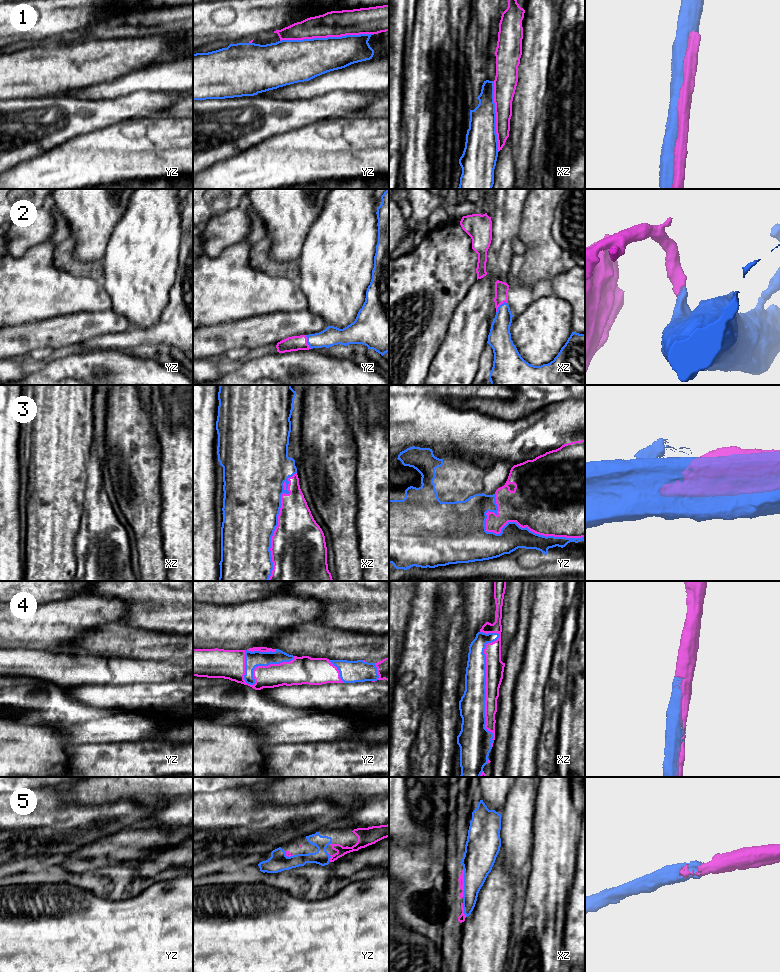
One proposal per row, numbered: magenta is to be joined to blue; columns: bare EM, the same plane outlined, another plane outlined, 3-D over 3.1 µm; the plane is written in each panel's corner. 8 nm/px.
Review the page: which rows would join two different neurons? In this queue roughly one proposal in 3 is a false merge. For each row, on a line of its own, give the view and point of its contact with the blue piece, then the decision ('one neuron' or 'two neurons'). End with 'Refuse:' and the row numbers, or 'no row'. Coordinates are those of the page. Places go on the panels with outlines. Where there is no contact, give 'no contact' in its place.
1: yz (327, 37) | two neurons
2: xz (500, 305) | one neuron
3: yz (526, 527) | two neurons
4: xz (485, 676) | one neuron
5: xz (464, 883) | one neuron
Refuse: 1, 3

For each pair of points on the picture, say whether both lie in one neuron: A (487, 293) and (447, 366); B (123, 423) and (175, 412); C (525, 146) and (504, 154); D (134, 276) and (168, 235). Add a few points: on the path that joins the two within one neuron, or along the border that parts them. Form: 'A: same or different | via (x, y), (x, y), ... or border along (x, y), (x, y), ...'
A: same | via (476, 311), (461, 348)
B: different | border along (152, 413), (152, 425), (158, 440)
C: different | border along (508, 137), (511, 143), (515, 174)
D: same | via (140, 266), (140, 263), (158, 245)

